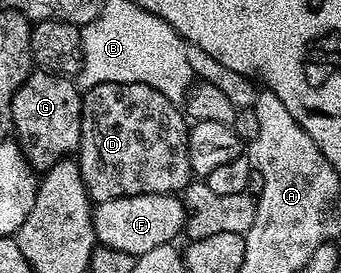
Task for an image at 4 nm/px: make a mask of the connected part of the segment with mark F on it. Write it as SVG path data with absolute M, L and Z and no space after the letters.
M149 193L143 196L119 197L115 200L103 201L94 207L93 231L96 241L102 245L127 252L133 257L139 257L153 248L176 241L176 237L184 231L188 211L184 201L173 194Z

